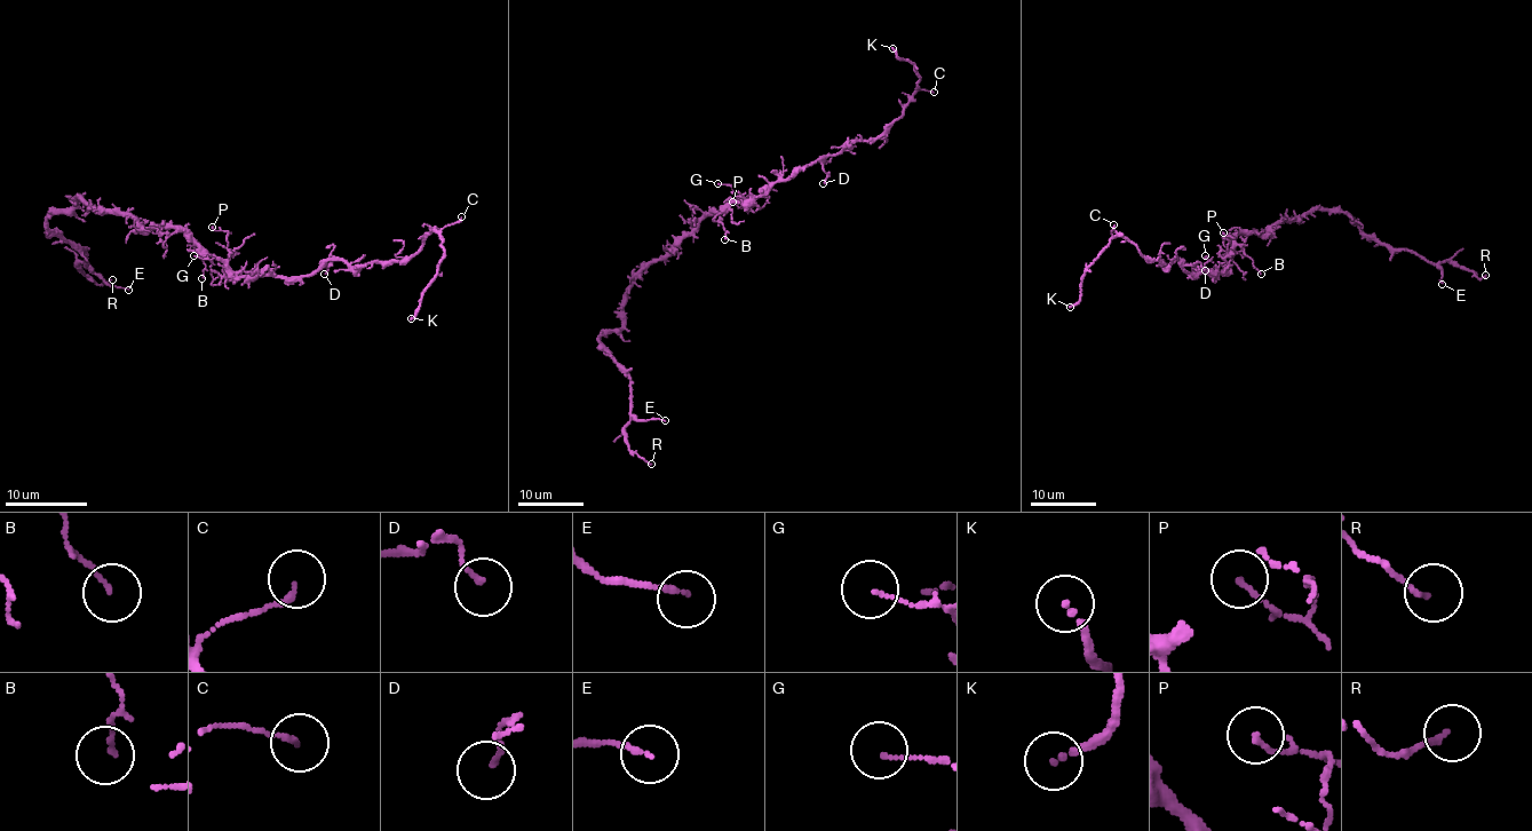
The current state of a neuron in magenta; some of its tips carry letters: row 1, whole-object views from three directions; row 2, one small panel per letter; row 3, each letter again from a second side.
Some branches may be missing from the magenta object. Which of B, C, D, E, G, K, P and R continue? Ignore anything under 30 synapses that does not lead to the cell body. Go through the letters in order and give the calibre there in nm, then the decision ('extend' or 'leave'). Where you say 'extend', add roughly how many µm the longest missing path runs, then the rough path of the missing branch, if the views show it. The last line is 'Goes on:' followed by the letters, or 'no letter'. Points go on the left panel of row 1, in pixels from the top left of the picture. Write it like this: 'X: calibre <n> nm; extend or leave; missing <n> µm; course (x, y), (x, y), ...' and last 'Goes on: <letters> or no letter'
B: calibre 120 nm; leave
C: calibre 130 nm; leave
D: calibre 120 nm; leave
E: calibre 130 nm; leave
G: calibre 90 nm; leave
K: calibre 150 nm; extend; missing 25 µm; course (411, 318), (386, 325), (355, 346), (362, 325), (359, 318), (320, 356), (323, 357)
P: calibre 120 nm; leave
R: calibre 120 nm; leave
Goes on: K

